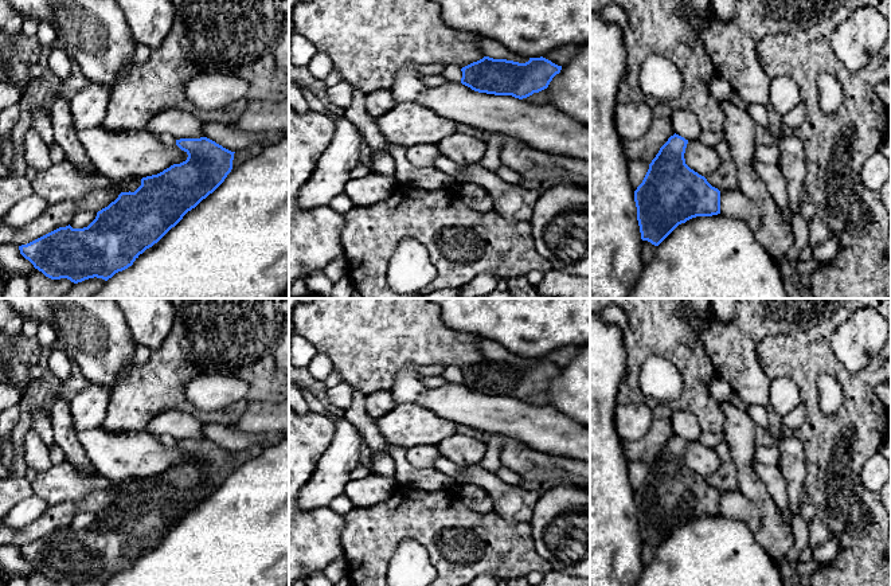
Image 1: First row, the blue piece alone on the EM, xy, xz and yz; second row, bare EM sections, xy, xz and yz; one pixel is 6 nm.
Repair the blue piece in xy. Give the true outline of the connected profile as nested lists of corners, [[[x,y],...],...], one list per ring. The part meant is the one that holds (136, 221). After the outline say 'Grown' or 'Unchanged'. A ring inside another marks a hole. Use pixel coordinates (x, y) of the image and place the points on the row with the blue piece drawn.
[[[207,137],[180,138],[176,145],[188,155],[185,161],[142,177],[134,192],[121,192],[114,202],[97,212],[87,227],[59,227],[19,246],[20,254],[51,280],[67,278],[78,284],[97,277],[108,281],[132,266],[140,254],[157,243],[188,211],[212,194],[231,171],[265,149],[263,144],[255,142],[231,152]]]. Grown

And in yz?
[[[673,134],[649,164],[642,183],[634,191],[641,239],[659,246],[679,224],[696,216],[720,214],[720,191],[685,164],[688,140]]]. Unchanged

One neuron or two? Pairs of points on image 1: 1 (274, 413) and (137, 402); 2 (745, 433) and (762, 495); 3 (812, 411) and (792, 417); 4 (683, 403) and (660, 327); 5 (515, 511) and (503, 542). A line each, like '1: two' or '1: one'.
1: two
2: one
3: two
4: one
5: two

